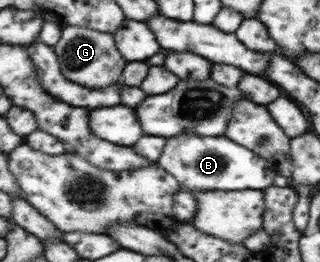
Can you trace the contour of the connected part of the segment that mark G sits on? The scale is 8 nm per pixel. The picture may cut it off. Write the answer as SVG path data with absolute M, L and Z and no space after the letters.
M66 25L61 28L60 39L53 49L64 78L77 85L99 89L121 82L126 63L116 48L113 34L77 25Z

